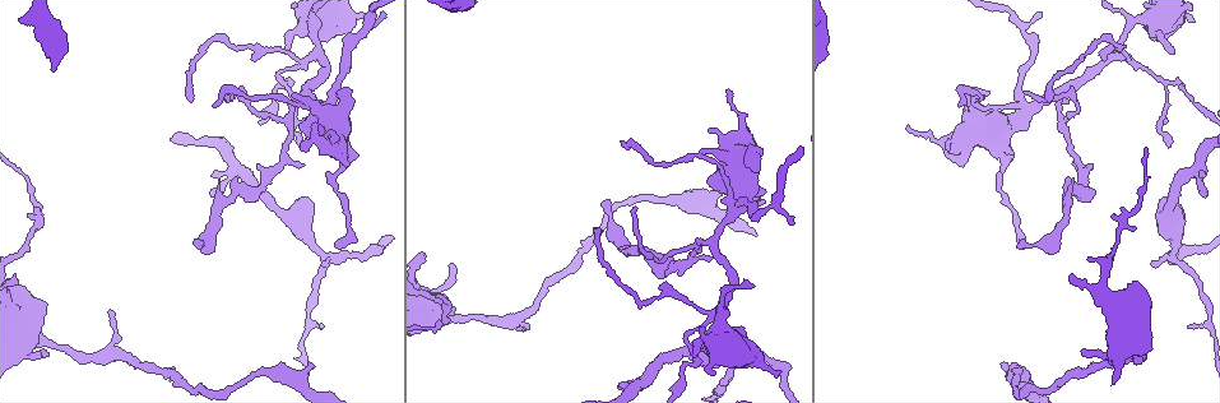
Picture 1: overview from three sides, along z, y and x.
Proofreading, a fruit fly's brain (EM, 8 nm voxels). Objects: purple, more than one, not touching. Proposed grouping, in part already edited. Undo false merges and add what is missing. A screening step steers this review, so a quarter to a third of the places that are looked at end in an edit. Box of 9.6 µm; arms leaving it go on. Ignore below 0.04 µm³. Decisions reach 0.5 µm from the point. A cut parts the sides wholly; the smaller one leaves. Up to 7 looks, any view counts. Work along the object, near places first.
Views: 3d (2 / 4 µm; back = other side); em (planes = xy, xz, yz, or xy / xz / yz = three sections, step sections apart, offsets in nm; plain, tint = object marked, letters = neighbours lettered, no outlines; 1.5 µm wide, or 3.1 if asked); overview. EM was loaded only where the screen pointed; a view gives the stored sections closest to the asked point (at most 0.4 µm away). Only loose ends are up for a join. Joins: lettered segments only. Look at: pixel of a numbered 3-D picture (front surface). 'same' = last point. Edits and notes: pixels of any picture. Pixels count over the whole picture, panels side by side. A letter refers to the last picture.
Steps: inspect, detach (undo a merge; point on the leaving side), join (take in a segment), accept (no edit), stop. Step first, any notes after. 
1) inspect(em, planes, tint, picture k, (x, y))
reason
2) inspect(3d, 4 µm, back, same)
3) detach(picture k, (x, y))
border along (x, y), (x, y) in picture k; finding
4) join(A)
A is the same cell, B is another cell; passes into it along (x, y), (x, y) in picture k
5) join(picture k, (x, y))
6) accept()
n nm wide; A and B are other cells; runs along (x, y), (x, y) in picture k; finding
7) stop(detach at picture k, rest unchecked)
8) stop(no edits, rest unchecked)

inspect(em, planes, plain, picture 1, (435, 300))
calibre changes

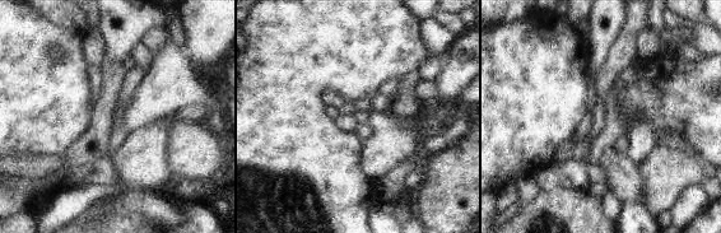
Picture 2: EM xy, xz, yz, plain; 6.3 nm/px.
inspect(em, planes, tint, same)
where the object lies

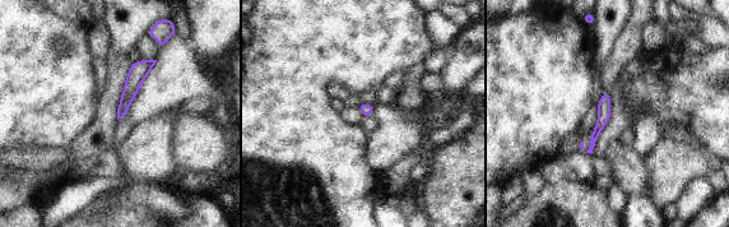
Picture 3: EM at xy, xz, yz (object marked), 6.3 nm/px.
inspect(em, planes, letters, same)
see the neighbours

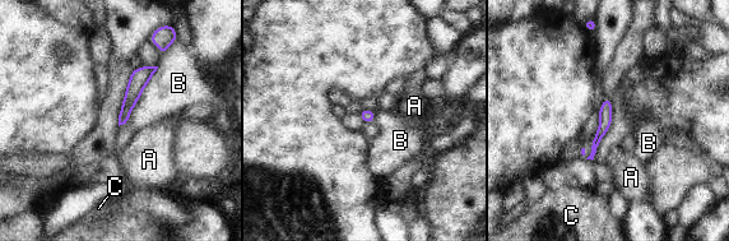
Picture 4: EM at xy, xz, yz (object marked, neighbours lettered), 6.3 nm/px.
accept()
80 nm wide; A, B and C are other cells; runs along (152, 69), (135, 86), (121, 120) in picture 4; continuous, no second cell

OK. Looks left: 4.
inspect(em, planes, tint, picture 1, (696, 358))
sharp bend

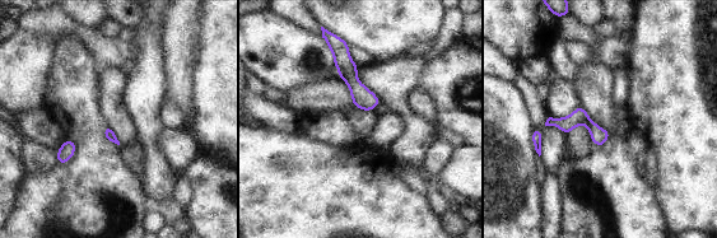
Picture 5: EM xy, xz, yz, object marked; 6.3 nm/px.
inspect(em, planes, letters, same)

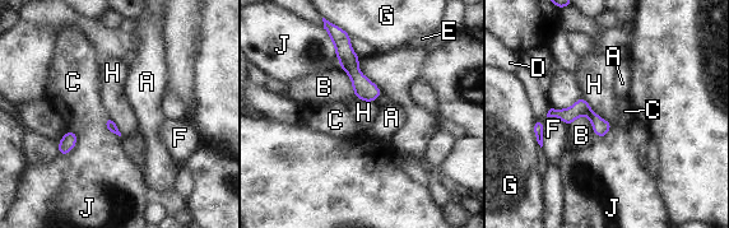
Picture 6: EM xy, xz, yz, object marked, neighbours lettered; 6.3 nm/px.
accept()
A, B, C, D, E, F, G, H and J are other cells; border along (569, 125), (585, 116), (599, 138) in picture 6; one cell here

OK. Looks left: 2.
stop(no edits, rest unchecked)

